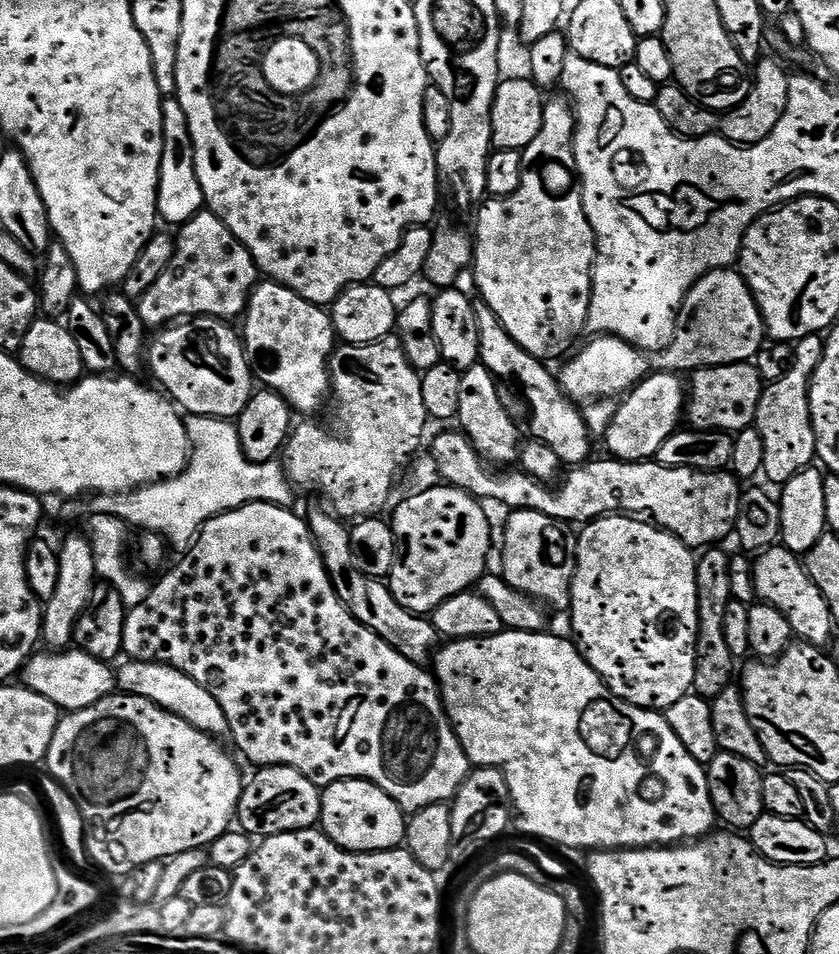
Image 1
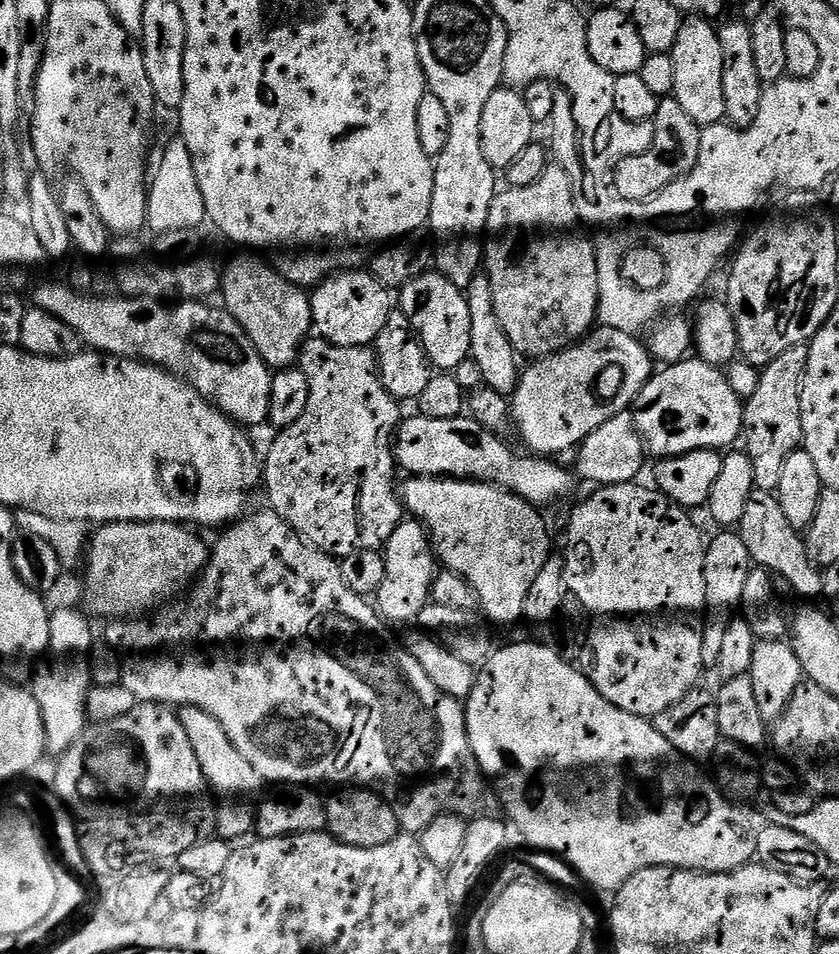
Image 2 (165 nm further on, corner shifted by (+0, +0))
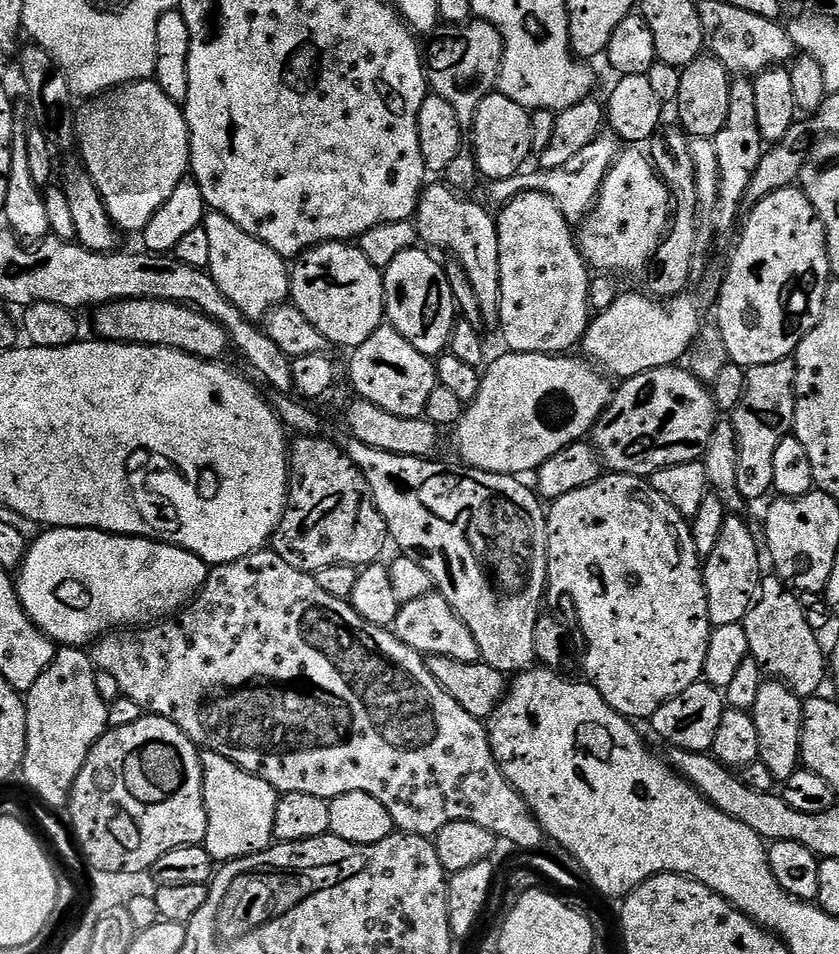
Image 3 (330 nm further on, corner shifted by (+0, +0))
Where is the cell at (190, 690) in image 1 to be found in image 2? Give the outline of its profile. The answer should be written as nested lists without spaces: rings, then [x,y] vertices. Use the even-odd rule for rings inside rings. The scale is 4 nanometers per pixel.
[[[197,708],[179,709],[178,715],[182,726],[186,730],[186,738],[190,738],[190,746],[194,746],[194,755],[198,758],[198,766],[202,766],[205,785],[212,788],[224,801],[214,812],[214,825],[218,831],[219,839],[236,842],[239,836],[251,833],[256,826],[257,797],[261,795],[262,781],[258,770],[238,754],[238,749],[230,738],[226,738],[226,730],[222,730],[218,718],[206,714],[206,710]],[[257,795],[257,796],[256,796]],[[256,796],[256,797],[255,797]],[[252,799],[254,799],[252,801]]]

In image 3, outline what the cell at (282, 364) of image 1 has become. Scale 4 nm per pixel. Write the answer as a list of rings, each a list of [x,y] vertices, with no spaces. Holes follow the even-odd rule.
[[[209,211],[202,226],[210,234],[210,262],[206,271],[247,320],[263,321],[272,309],[289,299],[290,264],[285,257],[270,250],[266,242],[246,234],[242,226],[234,226],[221,212]]]

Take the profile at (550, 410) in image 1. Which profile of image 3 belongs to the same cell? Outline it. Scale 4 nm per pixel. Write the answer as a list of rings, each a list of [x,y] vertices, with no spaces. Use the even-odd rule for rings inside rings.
[[[429,183],[420,193],[420,205],[416,207],[414,223],[419,239],[425,245],[433,244],[428,246],[449,252],[452,255],[449,257],[466,270],[474,286],[474,294],[478,294],[478,302],[484,315],[484,328],[496,330],[500,326],[500,303],[502,302],[497,217],[493,213],[491,216],[482,205],[468,199],[472,198],[461,194],[457,189],[448,187],[447,183]]]

